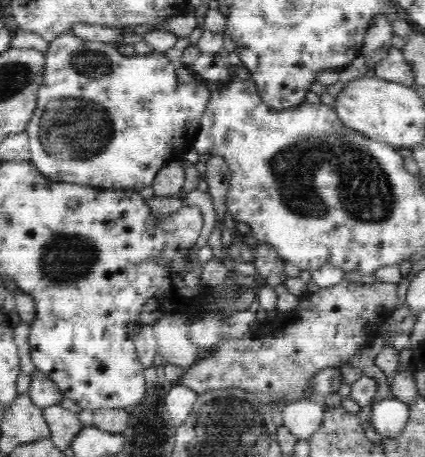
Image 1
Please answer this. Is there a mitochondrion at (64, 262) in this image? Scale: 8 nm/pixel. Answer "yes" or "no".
yes

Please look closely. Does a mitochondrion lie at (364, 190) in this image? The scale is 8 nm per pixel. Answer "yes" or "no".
yes

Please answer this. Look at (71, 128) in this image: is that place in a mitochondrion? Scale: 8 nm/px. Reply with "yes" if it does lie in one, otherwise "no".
yes

